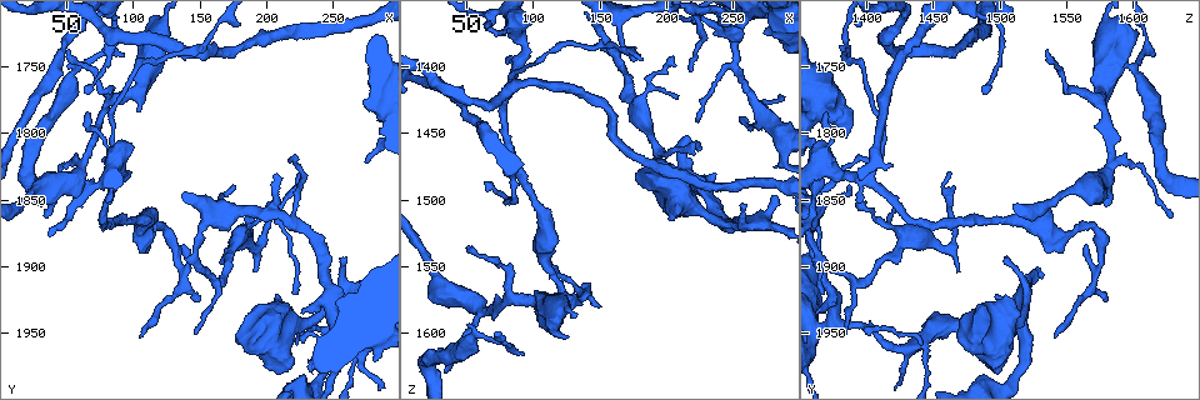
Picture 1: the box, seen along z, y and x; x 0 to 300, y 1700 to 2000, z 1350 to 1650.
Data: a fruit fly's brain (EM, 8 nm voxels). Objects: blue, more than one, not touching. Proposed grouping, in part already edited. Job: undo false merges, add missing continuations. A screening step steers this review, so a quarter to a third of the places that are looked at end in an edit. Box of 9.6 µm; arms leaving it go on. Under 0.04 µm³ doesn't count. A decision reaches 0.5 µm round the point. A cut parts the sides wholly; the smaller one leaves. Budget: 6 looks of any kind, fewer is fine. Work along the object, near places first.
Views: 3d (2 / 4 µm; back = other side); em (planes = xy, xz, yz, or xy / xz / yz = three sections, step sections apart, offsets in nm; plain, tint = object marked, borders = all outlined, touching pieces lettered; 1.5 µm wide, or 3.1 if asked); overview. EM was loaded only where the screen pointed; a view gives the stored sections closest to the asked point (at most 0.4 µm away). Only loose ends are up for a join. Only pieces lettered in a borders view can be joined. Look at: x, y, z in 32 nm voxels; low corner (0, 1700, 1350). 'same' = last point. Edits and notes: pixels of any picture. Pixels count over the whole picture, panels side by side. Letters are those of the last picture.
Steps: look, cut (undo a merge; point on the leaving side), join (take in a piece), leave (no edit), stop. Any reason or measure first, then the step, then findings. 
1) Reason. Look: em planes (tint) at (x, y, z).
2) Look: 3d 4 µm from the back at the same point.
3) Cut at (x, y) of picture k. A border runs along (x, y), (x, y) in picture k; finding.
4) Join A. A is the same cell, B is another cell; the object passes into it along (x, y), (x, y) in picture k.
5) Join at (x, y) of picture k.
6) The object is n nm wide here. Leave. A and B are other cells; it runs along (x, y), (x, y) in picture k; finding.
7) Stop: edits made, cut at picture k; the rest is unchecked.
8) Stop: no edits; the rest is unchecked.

Thin end. Look: em planes (borders) at (34, 1864, 1628).

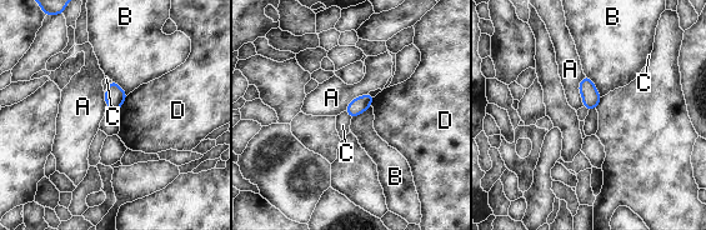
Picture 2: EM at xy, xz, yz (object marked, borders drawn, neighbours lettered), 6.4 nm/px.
The object is 100 nm wide here. Leave. A, B, C and D are other cells; a border runs along (585, 75), (579, 85), (582, 105) in picture 2; none of them fits.

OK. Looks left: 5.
Thin end. Look: 3d 2 µm at (138, 1882, 1566).

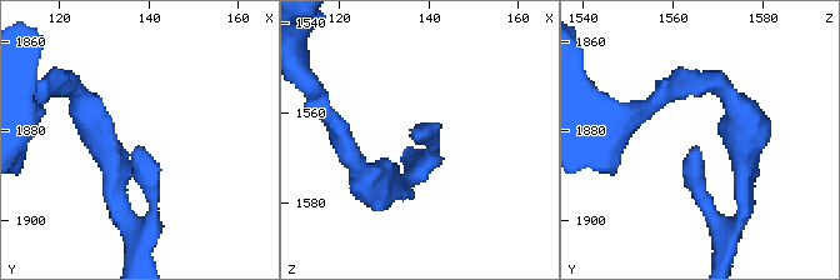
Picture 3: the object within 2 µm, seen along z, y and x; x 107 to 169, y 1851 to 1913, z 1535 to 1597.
Now the EM. Look: em planes (borders) at (137, 1884, 1564).

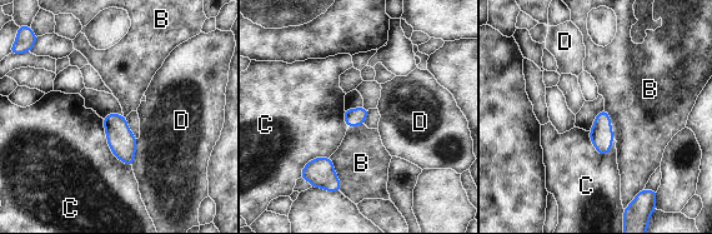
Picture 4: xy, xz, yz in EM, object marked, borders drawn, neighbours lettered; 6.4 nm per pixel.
Leave. B, C and D are other cells; no lettered piece goes on from it.

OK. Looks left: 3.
Free end. Look: em planes (borders) at (262, 1894, 1506).

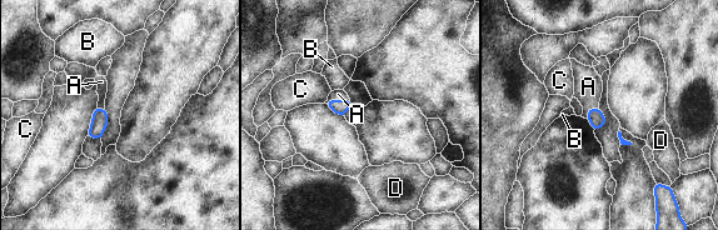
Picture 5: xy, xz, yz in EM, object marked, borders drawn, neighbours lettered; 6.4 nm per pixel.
Join A. A is the same cell, B, C and D are other cells; the object passes into it along (339, 106), (337, 100), (338, 94) in picture 5; it goes on there.

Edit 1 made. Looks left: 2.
Stop: edits made, join at picture 5; the rest is unchecked.

